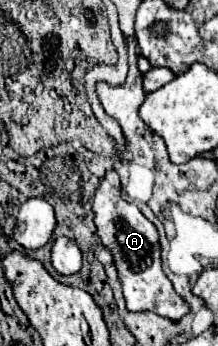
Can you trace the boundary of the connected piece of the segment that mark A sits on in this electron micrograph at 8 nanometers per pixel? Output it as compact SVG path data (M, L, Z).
M114 169L106 171L104 179L92 197L94 225L102 239L102 245L112 253L118 277L122 283L128 311L154 311L166 319L180 321L190 309L184 299L174 291L172 283L160 265L160 245L156 227L140 213L140 209L120 195L120 177Z

